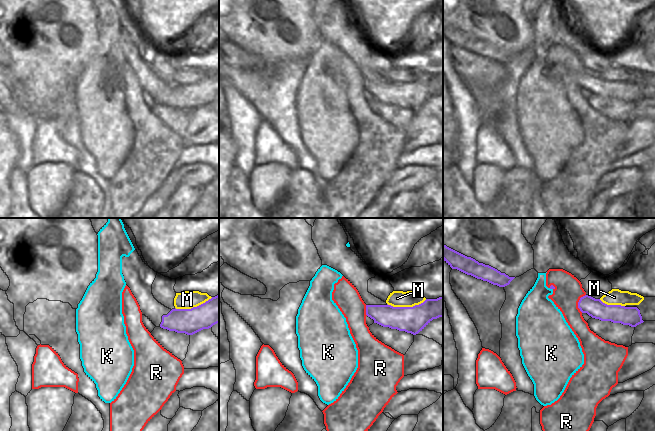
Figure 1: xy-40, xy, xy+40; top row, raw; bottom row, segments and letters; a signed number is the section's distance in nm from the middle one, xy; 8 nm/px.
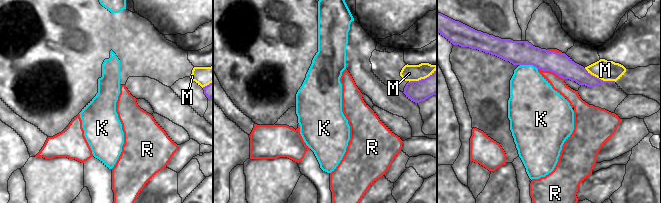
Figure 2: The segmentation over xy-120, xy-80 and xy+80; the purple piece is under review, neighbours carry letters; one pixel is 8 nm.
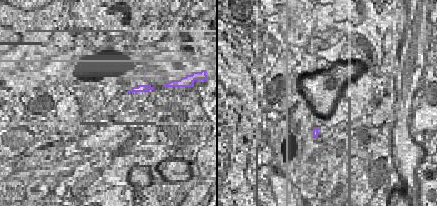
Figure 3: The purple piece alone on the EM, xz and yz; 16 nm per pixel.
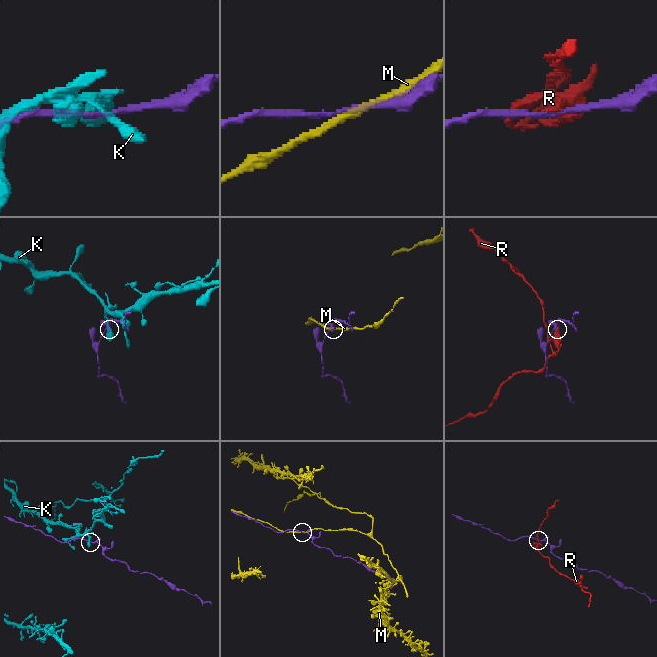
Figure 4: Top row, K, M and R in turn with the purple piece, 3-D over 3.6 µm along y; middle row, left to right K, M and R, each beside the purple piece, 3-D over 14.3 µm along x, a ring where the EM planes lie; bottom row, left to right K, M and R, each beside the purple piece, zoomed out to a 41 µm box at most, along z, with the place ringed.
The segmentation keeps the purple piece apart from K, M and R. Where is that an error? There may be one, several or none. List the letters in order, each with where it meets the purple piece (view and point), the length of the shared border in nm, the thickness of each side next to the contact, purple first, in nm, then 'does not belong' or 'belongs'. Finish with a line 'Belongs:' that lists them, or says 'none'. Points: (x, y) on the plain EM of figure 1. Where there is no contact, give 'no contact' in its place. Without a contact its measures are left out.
K: contact xy+40 (551, 64); length 30 nm; calibres 30 and 320 nm; does not belong
M: contact xy (406, 83); length 320 nm; calibres 220 and 130 nm; does not belong
R: contact xy+40 (578, 79); length 160 nm; calibres 150 and 220 nm; does not belong
Belongs: none

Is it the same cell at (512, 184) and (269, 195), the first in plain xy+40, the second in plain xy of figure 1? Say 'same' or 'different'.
different

